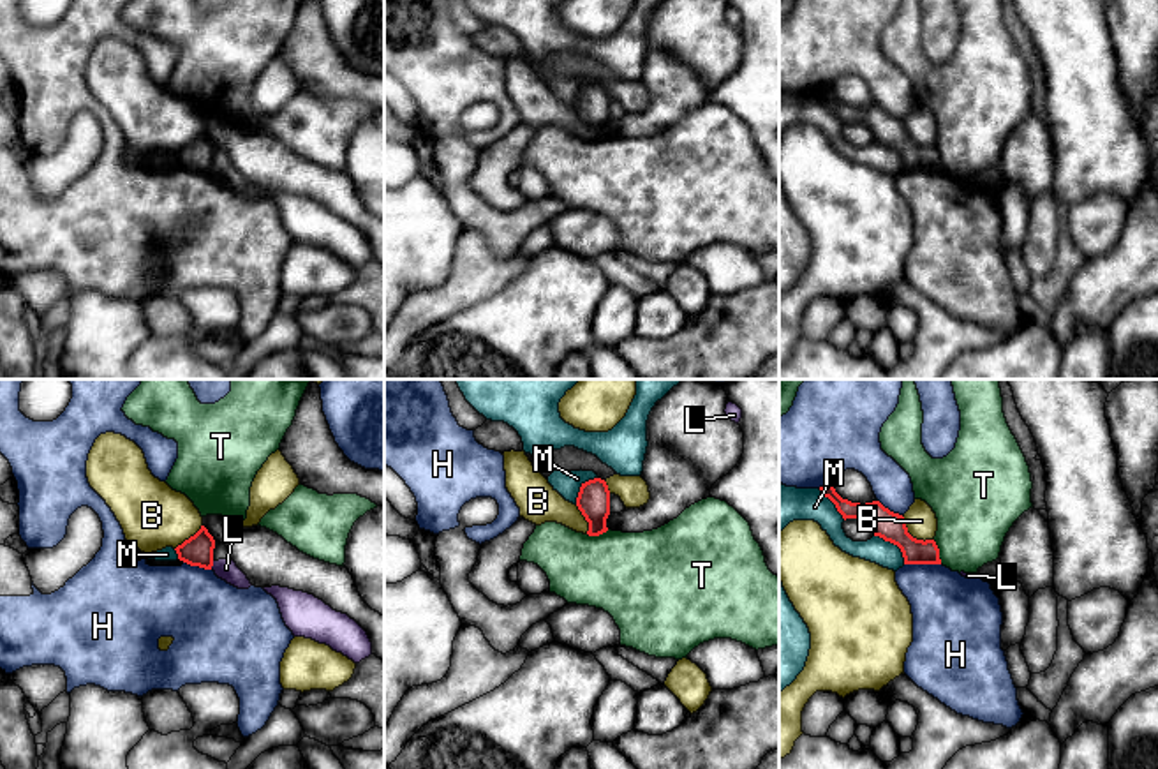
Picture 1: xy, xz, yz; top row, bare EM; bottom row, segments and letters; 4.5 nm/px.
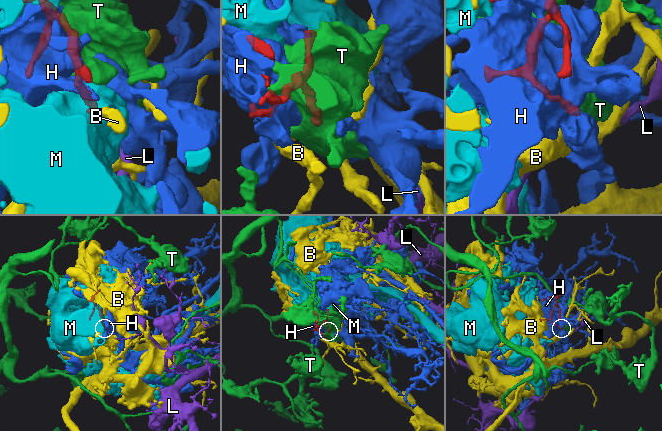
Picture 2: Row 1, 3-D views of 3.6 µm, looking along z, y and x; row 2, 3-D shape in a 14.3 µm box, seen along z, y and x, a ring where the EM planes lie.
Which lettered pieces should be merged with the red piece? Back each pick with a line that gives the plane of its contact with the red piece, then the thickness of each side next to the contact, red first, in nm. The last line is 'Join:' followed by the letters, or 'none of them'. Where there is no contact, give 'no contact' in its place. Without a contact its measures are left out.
Join: none of them

